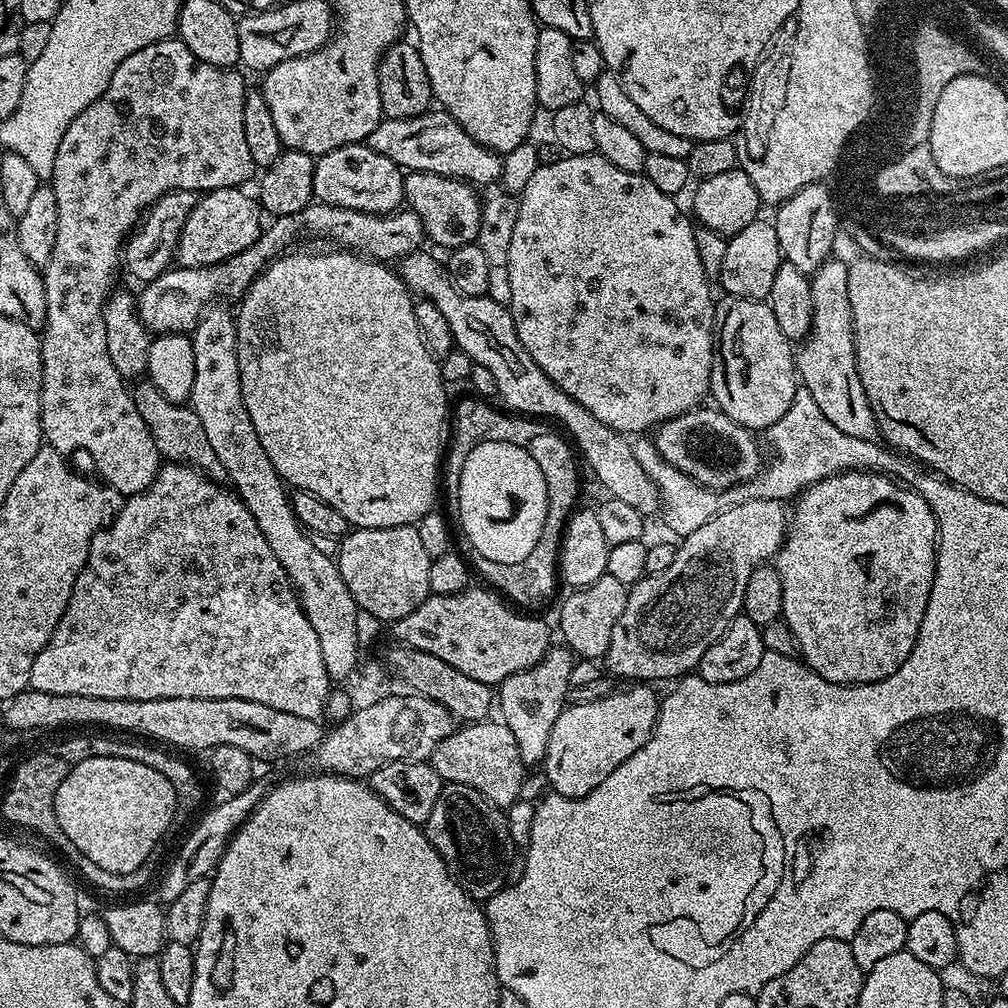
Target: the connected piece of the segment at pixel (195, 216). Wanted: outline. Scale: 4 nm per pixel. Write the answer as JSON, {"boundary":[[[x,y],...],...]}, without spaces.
{"boundary":[[[216,188],[212,192],[203,193],[197,199],[194,210],[190,210],[190,218],[186,218],[186,226],[182,226],[182,234],[176,247],[175,263],[181,268],[205,268],[242,254],[242,250],[258,242],[262,231],[260,216],[262,217],[262,209],[257,197],[247,196],[240,188]]]}

